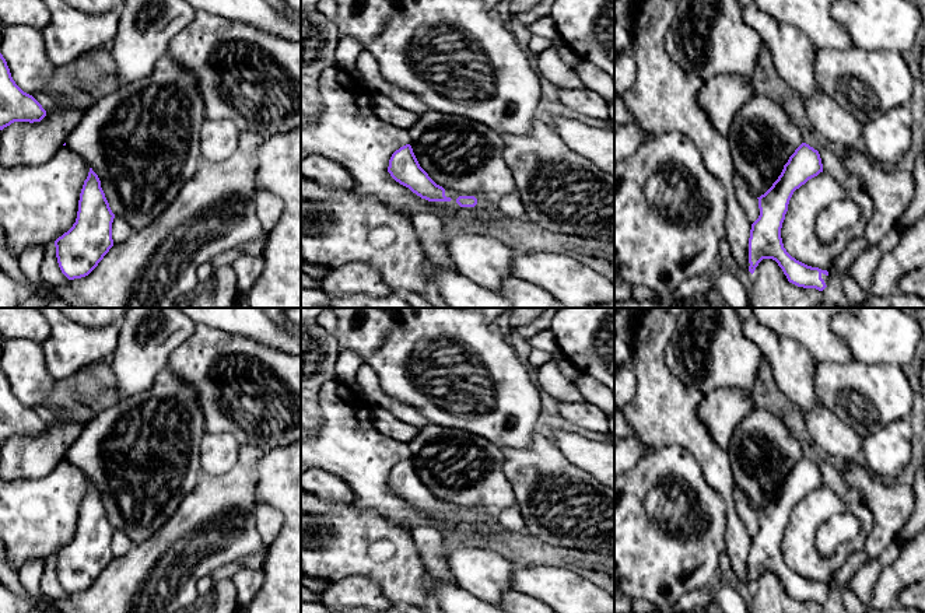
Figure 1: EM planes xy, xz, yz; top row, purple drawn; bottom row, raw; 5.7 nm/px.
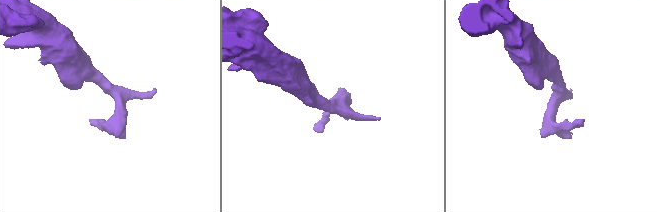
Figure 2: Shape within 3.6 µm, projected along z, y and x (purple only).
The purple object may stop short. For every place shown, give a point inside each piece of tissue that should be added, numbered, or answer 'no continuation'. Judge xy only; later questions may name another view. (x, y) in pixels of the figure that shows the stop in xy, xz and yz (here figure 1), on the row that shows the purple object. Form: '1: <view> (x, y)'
no continuation

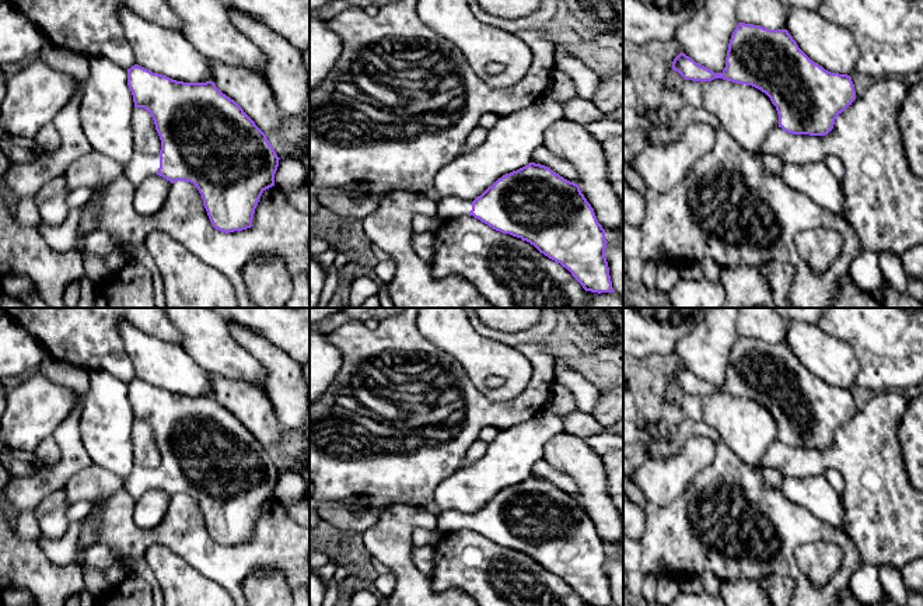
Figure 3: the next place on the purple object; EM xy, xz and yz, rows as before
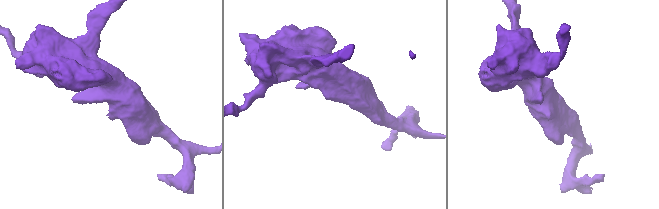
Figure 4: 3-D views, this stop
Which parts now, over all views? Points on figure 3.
1: xy (137, 170)

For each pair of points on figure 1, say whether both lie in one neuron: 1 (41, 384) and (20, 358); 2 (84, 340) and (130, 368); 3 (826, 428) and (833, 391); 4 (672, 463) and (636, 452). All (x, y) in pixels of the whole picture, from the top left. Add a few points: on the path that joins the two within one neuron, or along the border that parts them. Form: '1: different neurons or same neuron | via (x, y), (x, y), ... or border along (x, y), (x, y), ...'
1: same neuron | via (35, 378), (24, 364)
2: different neurons | border along (119, 323), (115, 351), (108, 361)
3: different neurons | border along (820, 403), (855, 431)
4: different neurons | border along (644, 455), (629, 470)

